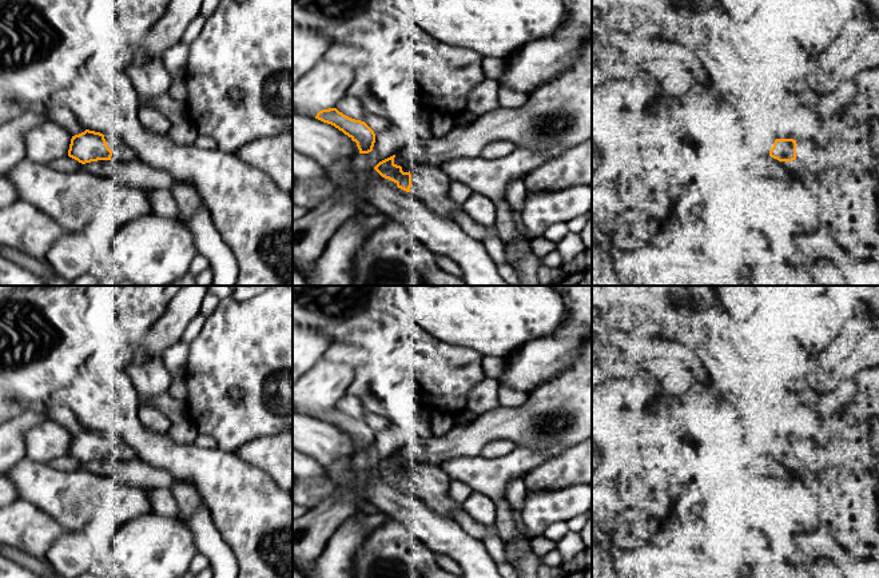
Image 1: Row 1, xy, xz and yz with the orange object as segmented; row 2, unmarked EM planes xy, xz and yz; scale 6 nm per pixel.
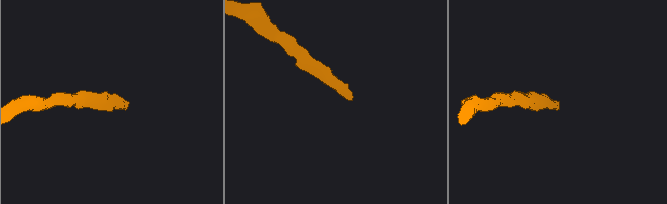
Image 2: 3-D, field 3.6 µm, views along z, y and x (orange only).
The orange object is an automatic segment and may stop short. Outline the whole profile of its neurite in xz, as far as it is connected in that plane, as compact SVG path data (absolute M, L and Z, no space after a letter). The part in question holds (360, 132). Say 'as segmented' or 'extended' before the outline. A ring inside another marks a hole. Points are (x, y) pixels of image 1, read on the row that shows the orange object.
as segmented; M337 108L322 109L317 113L315 119L331 124L347 135L357 143L359 154L369 154L373 151L375 133L365 121L351 119Z

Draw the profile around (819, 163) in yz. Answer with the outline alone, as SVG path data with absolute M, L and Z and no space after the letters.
M814 140L796 141L796 159L812 179L830 179L840 166L840 155L835 146L820 148Z

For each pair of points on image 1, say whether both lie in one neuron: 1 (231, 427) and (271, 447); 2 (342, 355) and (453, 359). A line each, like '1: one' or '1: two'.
1: two
2: two

